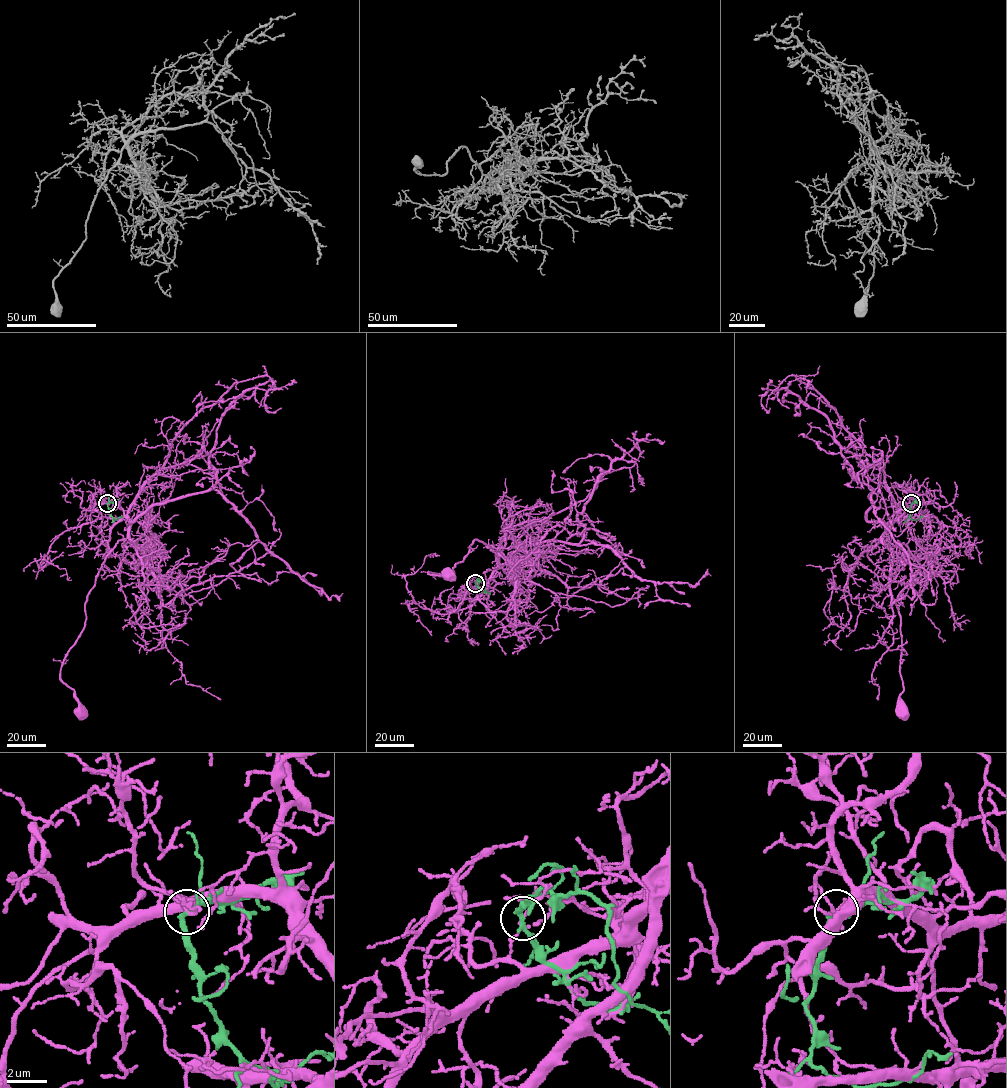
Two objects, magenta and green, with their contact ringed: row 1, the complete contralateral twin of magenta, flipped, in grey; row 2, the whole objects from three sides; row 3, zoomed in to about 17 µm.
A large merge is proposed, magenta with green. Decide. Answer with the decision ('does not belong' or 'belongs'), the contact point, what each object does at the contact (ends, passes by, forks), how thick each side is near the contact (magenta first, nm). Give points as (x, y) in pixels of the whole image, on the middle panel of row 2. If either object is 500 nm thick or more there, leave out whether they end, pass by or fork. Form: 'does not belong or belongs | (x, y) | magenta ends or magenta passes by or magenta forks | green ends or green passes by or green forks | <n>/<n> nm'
does not belong | (475, 583) | magenta passes by | green passes by | 140/240 nm

